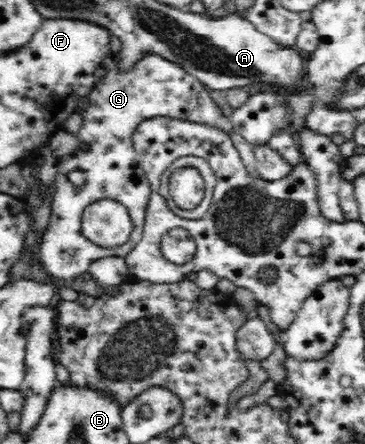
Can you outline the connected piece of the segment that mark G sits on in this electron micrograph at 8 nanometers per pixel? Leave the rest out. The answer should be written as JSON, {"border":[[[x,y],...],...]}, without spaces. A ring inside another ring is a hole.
{"border":[[[109,54],[103,60],[100,67],[107,69],[107,73],[90,92],[89,102],[81,113],[82,126],[76,134],[78,146],[72,154],[60,157],[57,162],[58,175],[50,206],[51,218],[39,246],[39,261],[46,272],[71,287],[87,278],[90,266],[95,261],[109,257],[124,258],[142,239],[152,188],[136,159],[132,143],[133,133],[140,122],[155,117],[171,117],[209,125],[227,134],[234,130],[230,117],[224,115],[222,109],[207,97],[210,89],[182,66],[151,55],[143,57],[132,71],[119,73],[117,60],[117,54]],[[103,199],[125,205],[132,221],[129,241],[117,248],[93,245],[81,231],[81,215],[86,206]]]}

